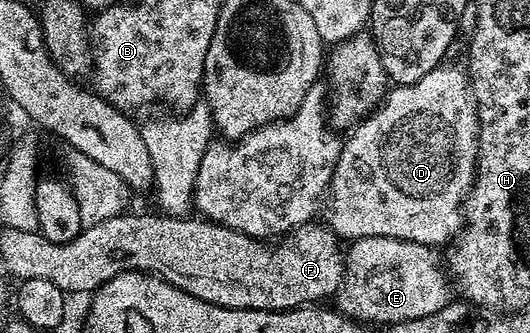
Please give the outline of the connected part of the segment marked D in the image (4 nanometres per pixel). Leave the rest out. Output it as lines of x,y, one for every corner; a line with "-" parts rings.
448,66
435,67
426,73
426,77
413,83
393,86
385,94
383,103
368,118
361,119
351,128
349,135
352,136
343,140
322,211
326,225
341,240
394,237
425,243
436,249
439,243
451,244
459,236
464,223
464,200
476,179
480,122
467,74
461,68
459,71

